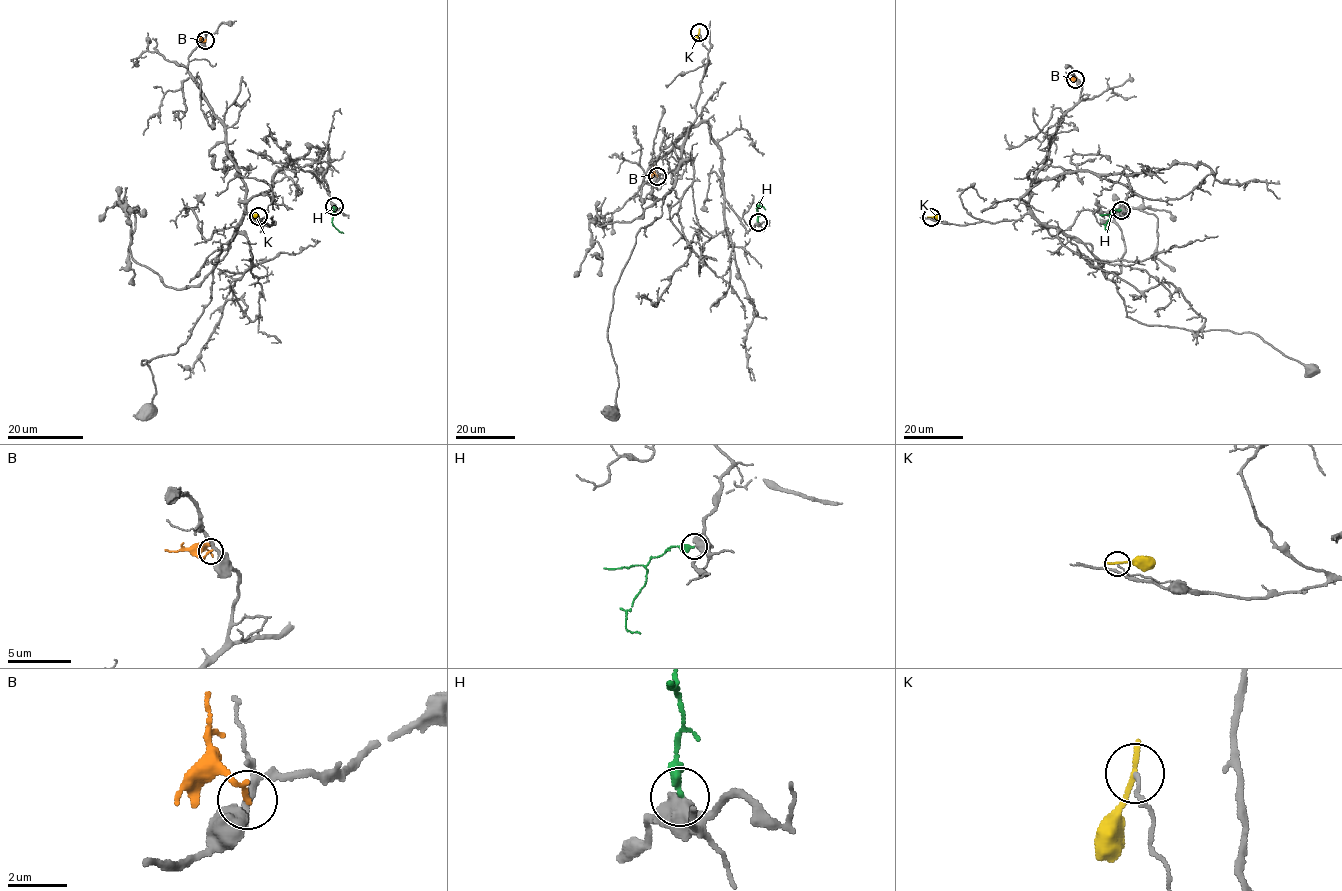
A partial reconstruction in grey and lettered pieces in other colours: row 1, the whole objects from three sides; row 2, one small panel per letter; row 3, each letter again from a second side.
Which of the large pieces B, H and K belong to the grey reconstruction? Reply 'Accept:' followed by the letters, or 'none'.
Accept: none

